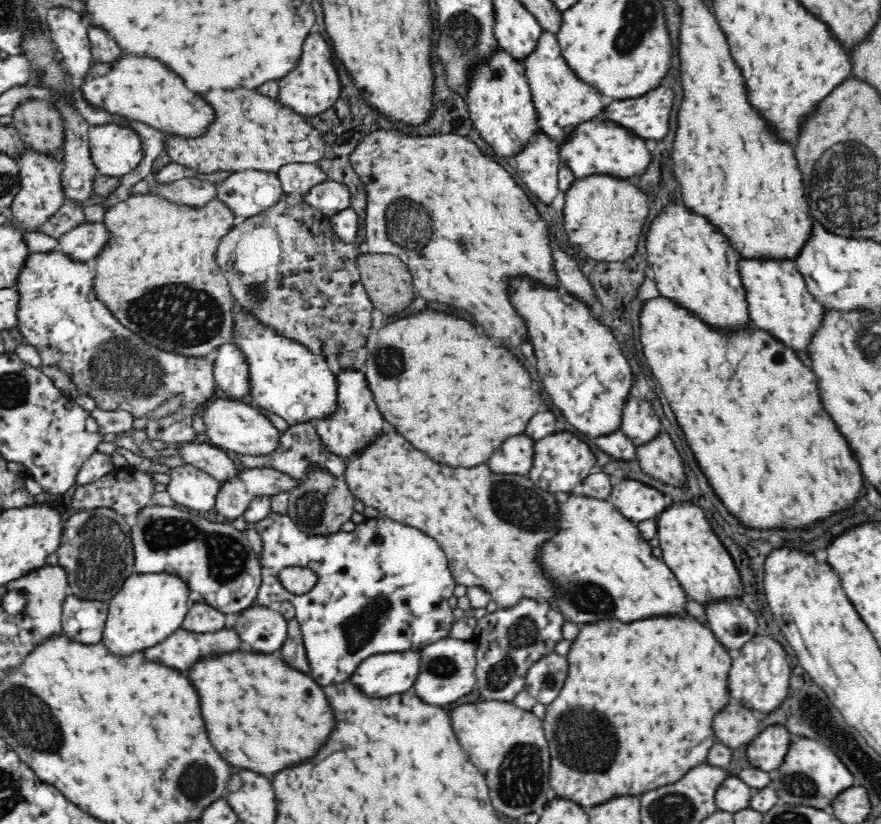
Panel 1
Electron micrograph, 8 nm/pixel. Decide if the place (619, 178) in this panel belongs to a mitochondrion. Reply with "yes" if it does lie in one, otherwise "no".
no

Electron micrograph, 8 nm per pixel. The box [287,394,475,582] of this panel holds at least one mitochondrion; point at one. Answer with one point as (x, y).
(310, 506)

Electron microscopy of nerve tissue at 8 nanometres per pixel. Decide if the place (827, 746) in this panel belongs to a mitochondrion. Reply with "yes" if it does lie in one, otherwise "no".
no

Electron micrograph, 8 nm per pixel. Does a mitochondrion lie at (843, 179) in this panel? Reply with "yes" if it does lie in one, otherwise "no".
yes

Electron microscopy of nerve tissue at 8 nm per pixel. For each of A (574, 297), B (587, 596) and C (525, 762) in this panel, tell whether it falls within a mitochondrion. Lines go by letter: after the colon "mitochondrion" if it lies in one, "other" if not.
A: other
B: mitochondrion
C: mitochondrion

